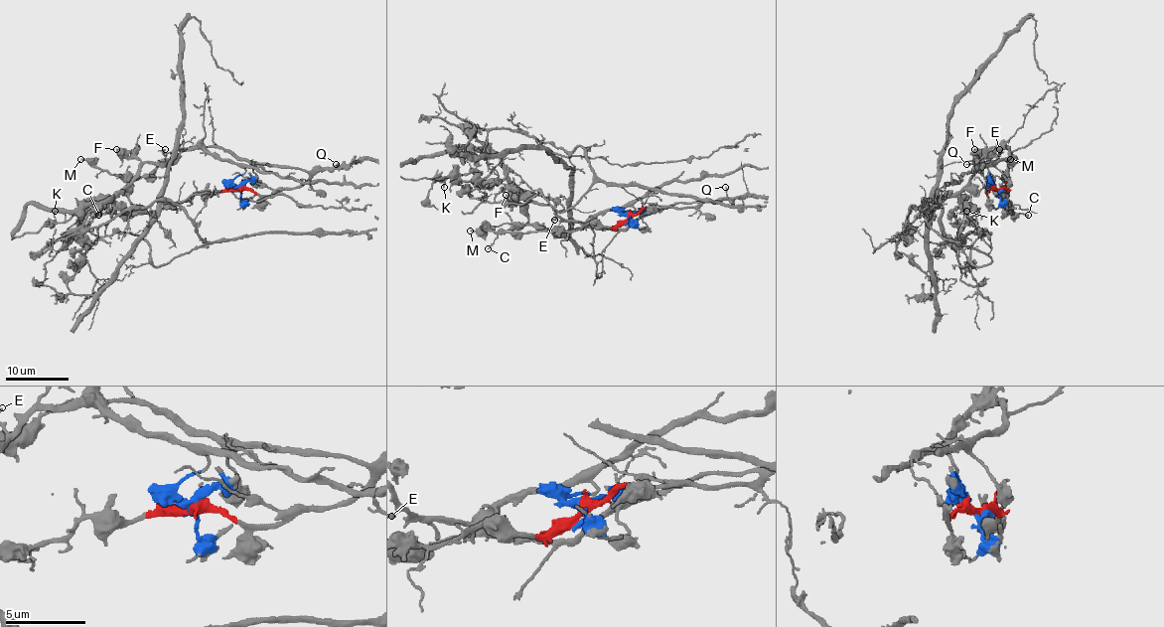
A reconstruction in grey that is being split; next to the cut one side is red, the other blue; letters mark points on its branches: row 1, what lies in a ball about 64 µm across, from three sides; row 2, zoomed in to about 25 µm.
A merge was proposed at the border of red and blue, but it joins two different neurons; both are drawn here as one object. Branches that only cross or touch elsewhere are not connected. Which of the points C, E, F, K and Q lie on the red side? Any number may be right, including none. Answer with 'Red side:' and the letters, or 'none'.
Red side: C, Q

